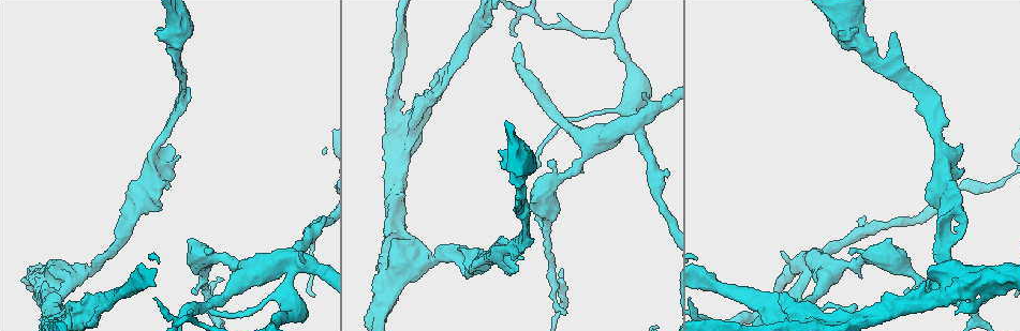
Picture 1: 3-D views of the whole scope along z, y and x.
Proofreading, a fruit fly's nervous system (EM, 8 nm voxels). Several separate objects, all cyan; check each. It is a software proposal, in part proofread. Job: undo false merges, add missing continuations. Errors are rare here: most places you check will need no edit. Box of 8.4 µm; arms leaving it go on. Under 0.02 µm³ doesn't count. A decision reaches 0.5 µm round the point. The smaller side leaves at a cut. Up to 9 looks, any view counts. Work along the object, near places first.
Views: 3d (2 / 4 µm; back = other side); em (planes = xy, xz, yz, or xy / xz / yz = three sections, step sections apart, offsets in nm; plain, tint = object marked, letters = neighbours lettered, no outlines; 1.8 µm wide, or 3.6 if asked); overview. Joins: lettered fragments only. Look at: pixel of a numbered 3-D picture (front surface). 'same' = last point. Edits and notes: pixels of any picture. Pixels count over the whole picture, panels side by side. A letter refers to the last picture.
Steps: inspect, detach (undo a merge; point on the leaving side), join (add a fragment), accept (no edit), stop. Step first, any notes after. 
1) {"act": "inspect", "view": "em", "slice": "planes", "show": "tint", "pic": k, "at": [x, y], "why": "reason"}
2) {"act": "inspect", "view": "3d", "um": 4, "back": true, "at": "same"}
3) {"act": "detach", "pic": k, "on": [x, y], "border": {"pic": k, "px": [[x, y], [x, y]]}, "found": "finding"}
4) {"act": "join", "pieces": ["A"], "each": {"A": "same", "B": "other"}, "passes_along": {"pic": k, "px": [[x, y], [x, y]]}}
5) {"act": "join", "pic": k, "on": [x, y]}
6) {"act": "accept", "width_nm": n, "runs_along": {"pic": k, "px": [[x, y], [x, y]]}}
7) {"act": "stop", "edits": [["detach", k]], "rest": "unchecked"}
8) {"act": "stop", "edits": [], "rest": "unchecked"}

{"act": "inspect", "view": "3d", "um": 4, "pic": 1, "at": [500, 152], "why": "branch stops here"}

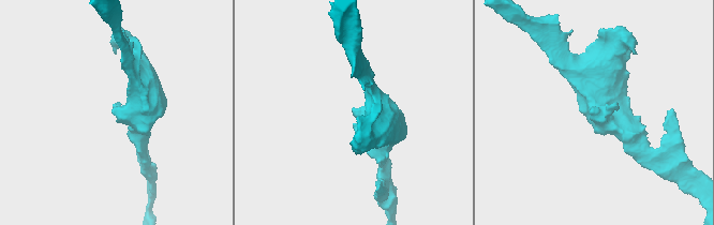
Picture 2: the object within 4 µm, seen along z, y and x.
{"act": "inspect", "view": "em", "slice": "xy", "step": 16, "show": "tint", "pic": 2, "at": [352, 108], "why": "now the EM"}

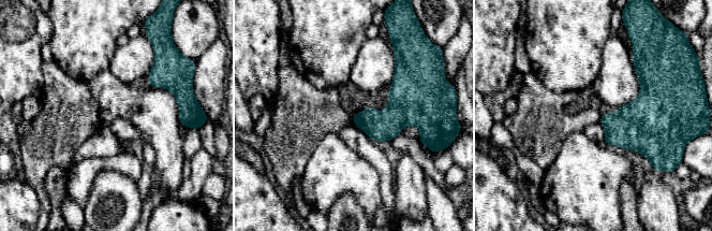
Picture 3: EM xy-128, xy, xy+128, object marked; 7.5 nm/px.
{"act": "inspect", "view": "em", "slice": "planes", "show": "letters", "at": "same"}

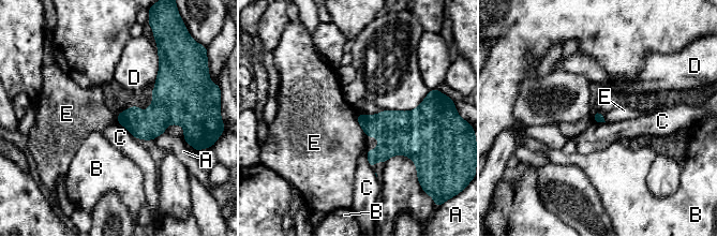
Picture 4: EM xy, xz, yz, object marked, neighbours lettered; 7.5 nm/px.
{"act": "accept", "each": {"A": "other", "B": "other", "C": "other", "D": "other", "E": "other"}, "border": {"pic": 4, "px": [[357, 114], [357, 120], [366, 135]]}, "found": "no lettered fragment goes on from it"}

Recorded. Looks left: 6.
{"act": "inspect", "view": "em", "slice": "xz", "step": 16, "show": "letters", "pic": 1, "at": [945, 169], "why": "thick turns thin"}

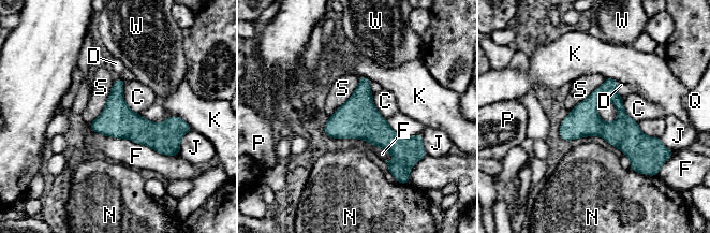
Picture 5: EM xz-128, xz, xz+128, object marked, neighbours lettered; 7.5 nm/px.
{"act": "accept", "each": {"C": "other", "D": "other", "F": "other", "J": "other", "K": "other", "N": "other", "P": "other", "Q": "other", "S": "other", "W": "other"}, "runs_along": {"pic": 5, "px": [[562, 127], [655, 141]]}, "found": "one cell here"}

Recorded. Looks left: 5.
{"act": "inspect", "view": "em", "um": 3.6, "slice": "planes", "show": "letters", "pic": 1, "at": [950, 282], "why": "sharp bend"}

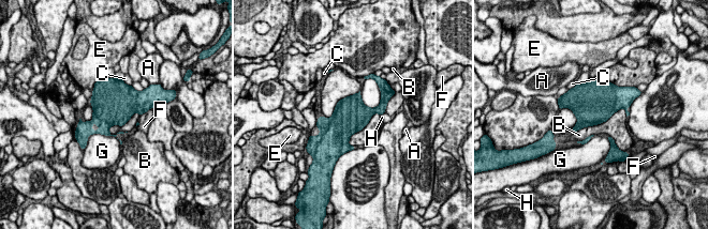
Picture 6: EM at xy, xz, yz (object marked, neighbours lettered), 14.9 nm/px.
{"act": "accept", "width_nm": 500, "each": {"A": "other", "B": "other", "C": "other", "E": "other", "F": "other", "G": "other", "H": "other"}, "found": "one cell here"}

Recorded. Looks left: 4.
{"act": "inspect", "view": "em", "slice": "xy", "step": 4, "show": "tint", "pic": 1, "at": [636, 122], "why": "sudden change in width"}

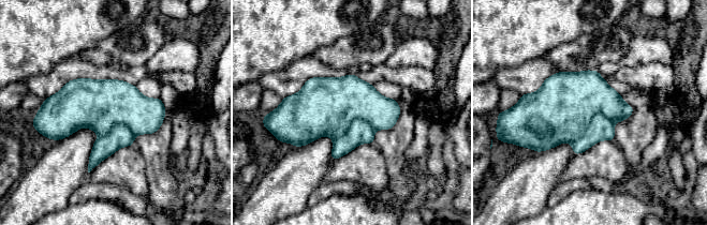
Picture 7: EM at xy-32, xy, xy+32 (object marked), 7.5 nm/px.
{"act": "inspect", "view": "em", "slice": "planes", "show": "letters", "at": "same"}

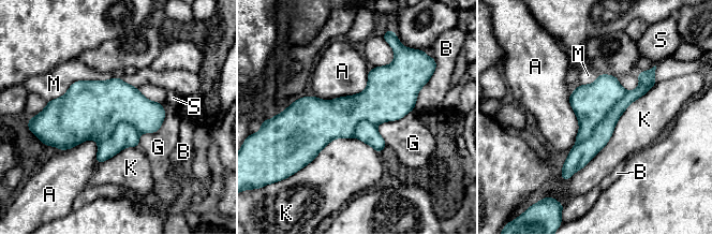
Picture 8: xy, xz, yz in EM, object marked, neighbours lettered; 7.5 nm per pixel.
{"act": "detach", "pic": 8, "on": [589, 148], "each": {"A": "other", "B": "other", "G": "other", "K": "other", "M": "other", "S": "other"}, "border": {"pic": 8, "px": [[626, 91], [593, 132], [577, 143]]}, "found": "a second cell is stuck on"}

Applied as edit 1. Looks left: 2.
{"act": "stop", "edits": [["detach", 8]], "rest": "unchecked"}

